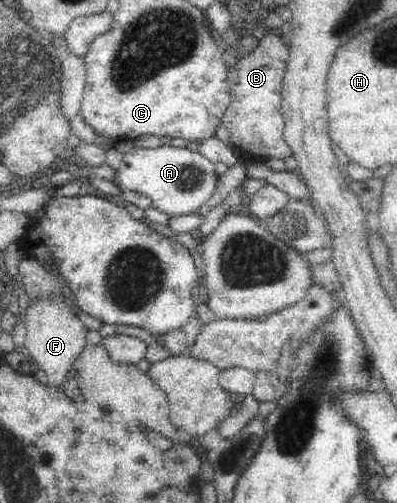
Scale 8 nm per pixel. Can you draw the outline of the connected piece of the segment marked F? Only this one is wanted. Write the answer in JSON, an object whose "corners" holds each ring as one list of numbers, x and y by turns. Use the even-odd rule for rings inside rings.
{"corners":[[41,298,37,302,30,302,24,323,27,329,24,345,30,351,29,359,37,361,38,367,45,371,47,385,63,391,63,383,72,377,73,364,86,346,88,329,58,298]]}

